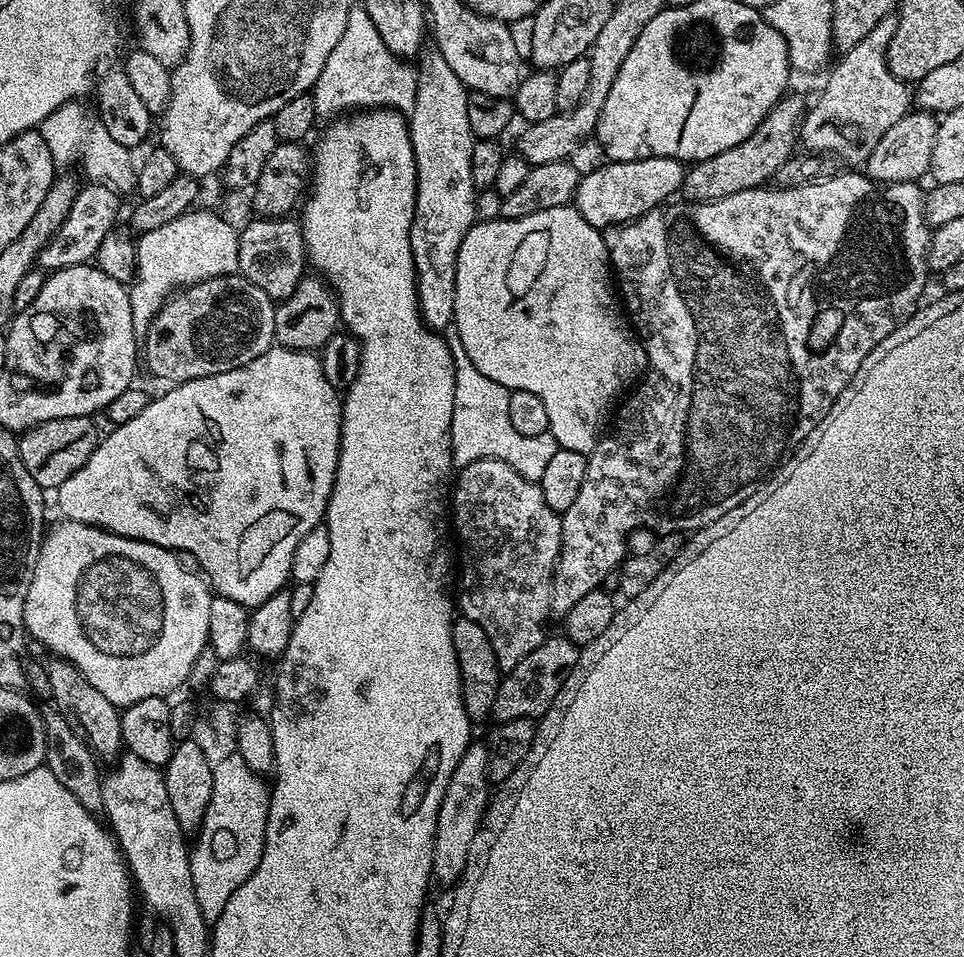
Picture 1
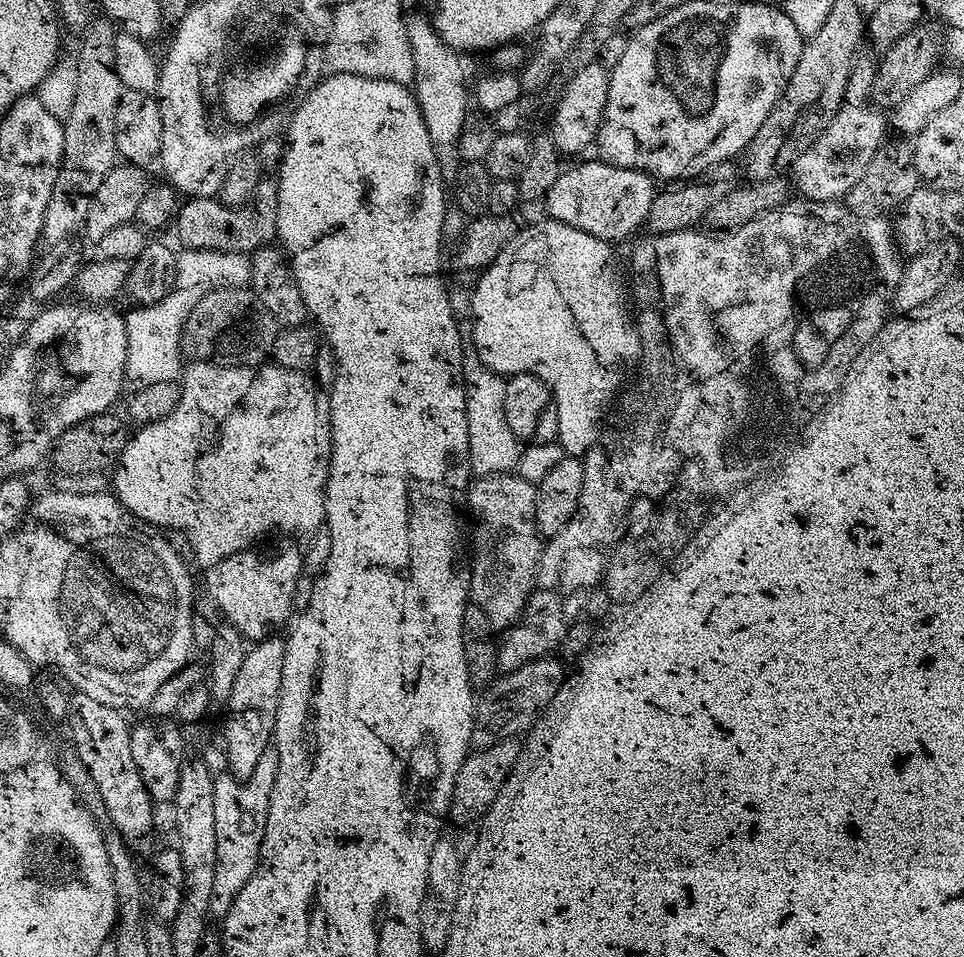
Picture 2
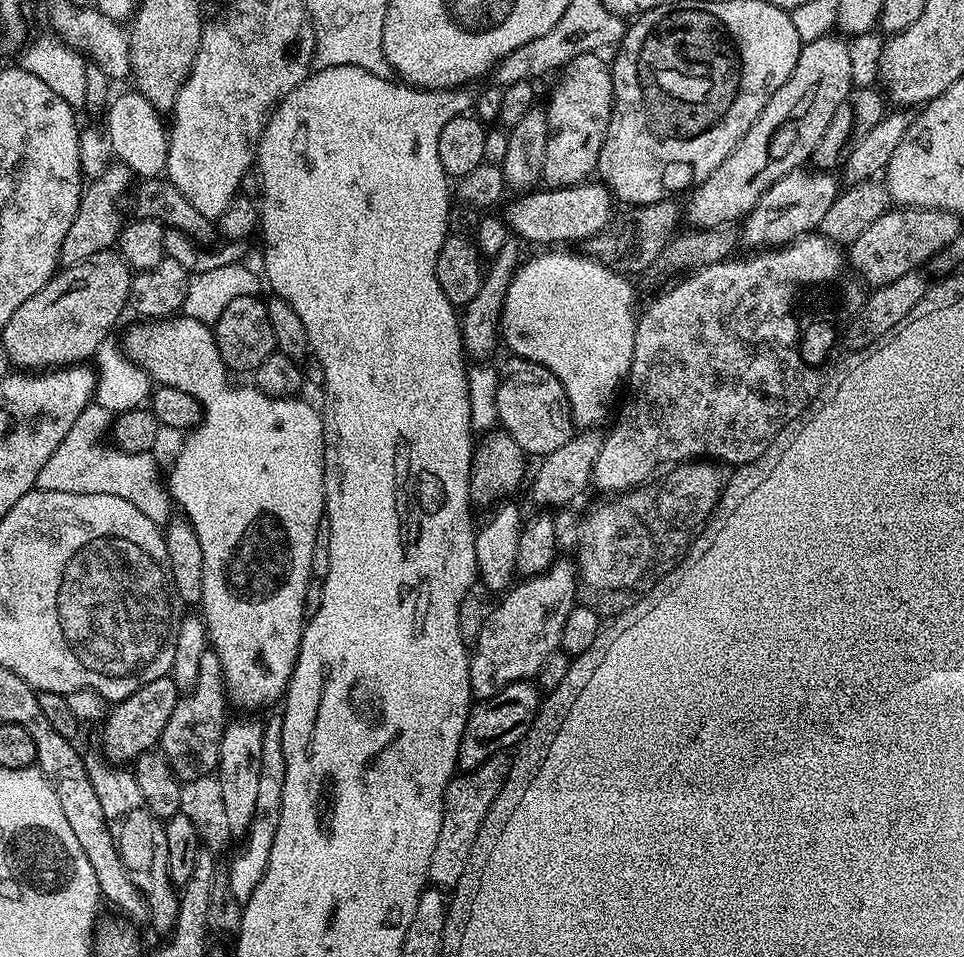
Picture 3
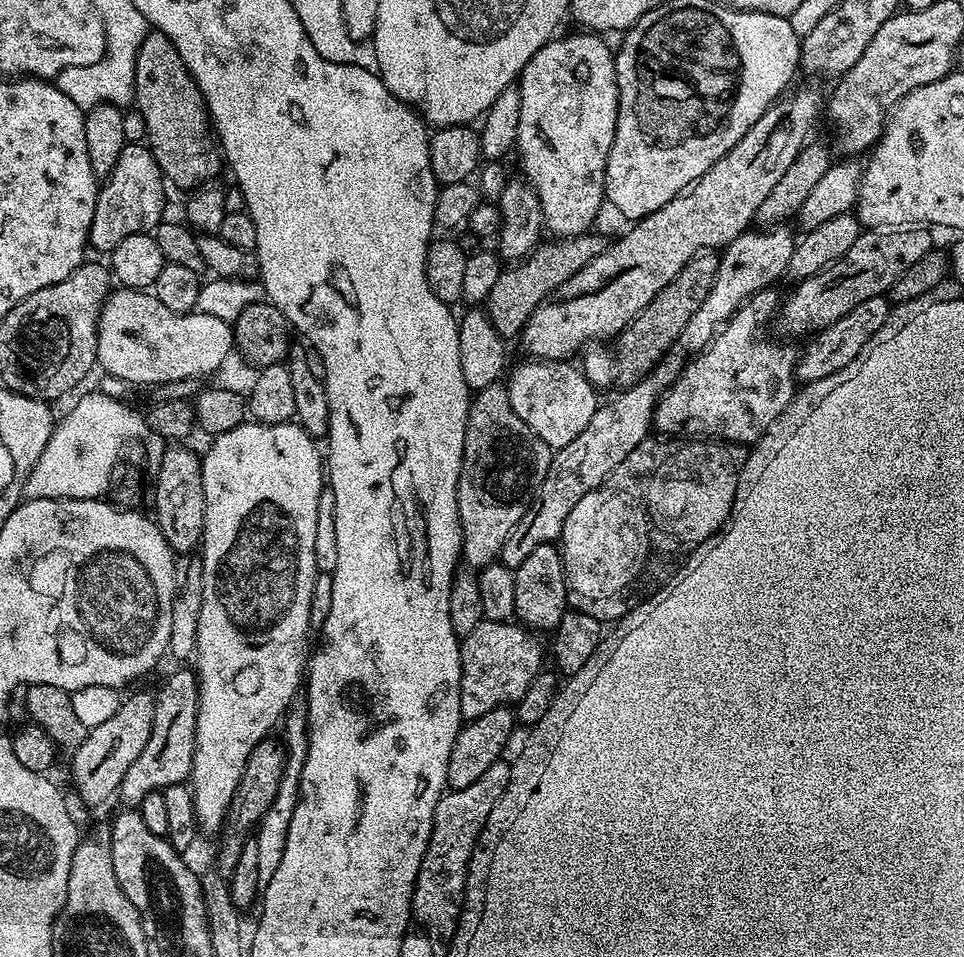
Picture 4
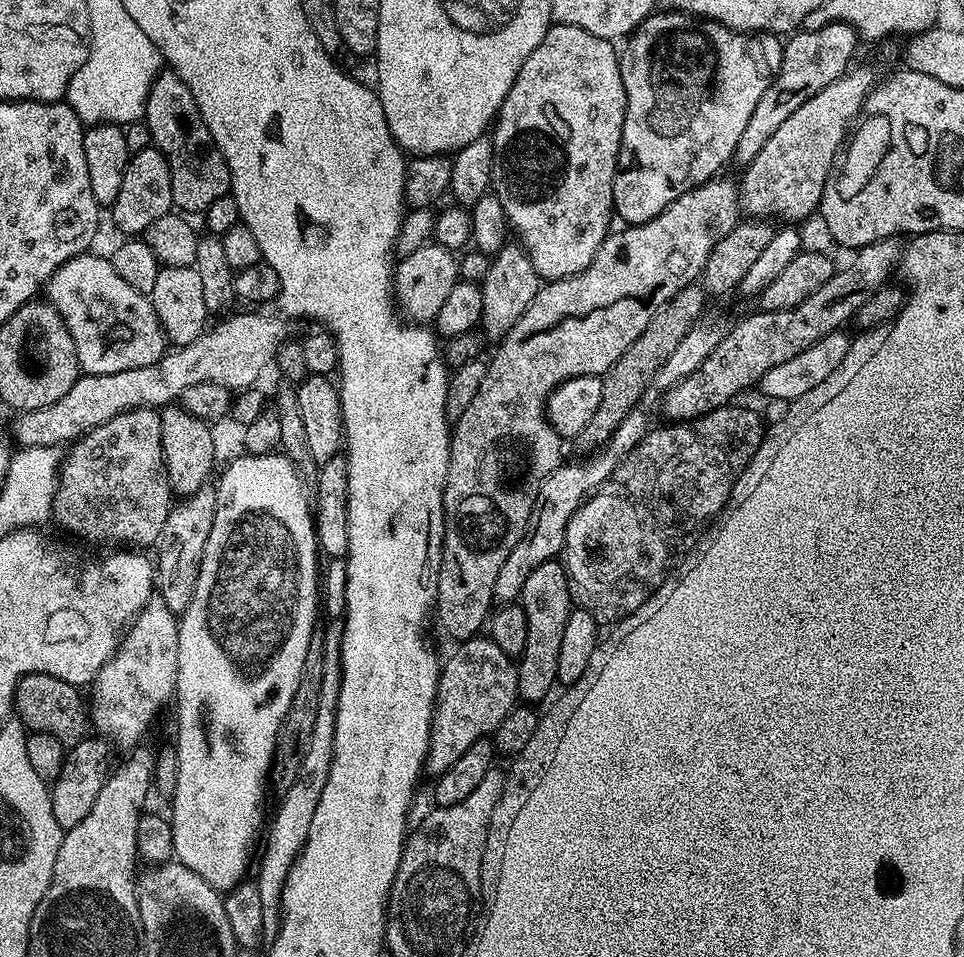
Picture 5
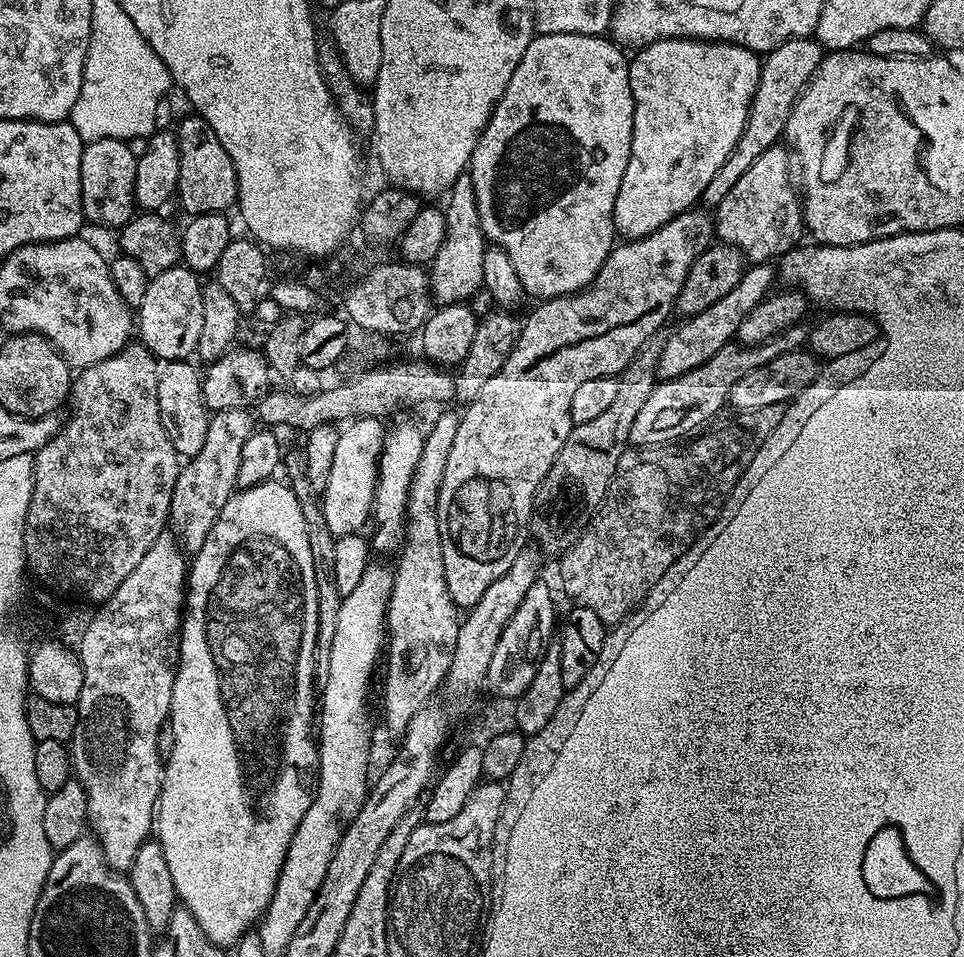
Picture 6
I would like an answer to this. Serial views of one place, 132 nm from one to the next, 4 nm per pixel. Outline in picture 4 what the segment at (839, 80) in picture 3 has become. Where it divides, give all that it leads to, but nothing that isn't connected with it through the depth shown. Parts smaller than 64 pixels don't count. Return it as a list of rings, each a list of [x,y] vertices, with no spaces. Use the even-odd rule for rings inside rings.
[[[800,88],[794,96],[785,95],[776,101],[771,108],[742,134],[742,138],[730,151],[706,170],[702,178],[690,188],[684,189],[679,196],[675,196],[666,206],[654,210],[654,214],[642,217],[635,221],[632,228],[621,240],[616,240],[605,247],[594,262],[586,262],[574,278],[566,278],[562,286],[552,291],[543,302],[530,314],[522,333],[524,348],[527,355],[542,360],[568,360],[576,351],[587,349],[597,342],[608,342],[619,337],[620,333],[645,306],[661,292],[700,252],[709,250],[723,250],[728,247],[734,238],[749,231],[750,225],[755,221],[758,206],[774,190],[774,185],[790,170],[794,158],[804,148],[809,139],[808,131],[812,123],[822,116],[822,96],[816,88]]]

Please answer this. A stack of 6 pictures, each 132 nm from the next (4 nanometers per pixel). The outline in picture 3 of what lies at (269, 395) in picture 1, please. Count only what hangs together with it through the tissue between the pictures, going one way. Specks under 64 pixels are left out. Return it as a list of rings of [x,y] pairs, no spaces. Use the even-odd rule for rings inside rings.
[[[179,315],[177,318],[165,318],[159,322],[142,324],[132,336],[129,346],[130,355],[157,385],[186,390],[199,402],[202,415],[199,424],[187,433],[188,441],[184,449],[176,456],[172,464],[172,473],[166,476],[166,492],[174,501],[175,507],[180,508],[183,515],[194,526],[198,534],[198,542],[202,542],[202,619],[208,629],[211,647],[218,654],[224,666],[224,685],[228,688],[228,699],[240,708],[264,708],[281,699],[288,690],[288,683],[300,654],[300,643],[304,638],[306,617],[304,603],[308,581],[313,579],[312,555],[316,545],[316,537],[320,534],[322,521],[325,519],[324,510],[324,418],[319,407],[316,408],[296,396],[268,396],[255,386],[239,388],[228,381],[229,369],[225,368],[216,345],[215,331],[209,325],[198,322],[189,316]]]

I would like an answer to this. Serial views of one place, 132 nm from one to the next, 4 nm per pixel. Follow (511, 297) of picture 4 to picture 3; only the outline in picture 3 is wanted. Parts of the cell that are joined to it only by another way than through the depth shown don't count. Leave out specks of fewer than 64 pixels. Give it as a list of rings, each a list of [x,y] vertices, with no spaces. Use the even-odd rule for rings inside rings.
[[[669,198],[653,204],[638,204],[627,209],[625,216],[617,215],[608,227],[583,241],[582,248],[589,256],[601,260],[616,272],[648,272],[662,254],[662,250],[677,235],[682,224],[682,208],[675,199]]]

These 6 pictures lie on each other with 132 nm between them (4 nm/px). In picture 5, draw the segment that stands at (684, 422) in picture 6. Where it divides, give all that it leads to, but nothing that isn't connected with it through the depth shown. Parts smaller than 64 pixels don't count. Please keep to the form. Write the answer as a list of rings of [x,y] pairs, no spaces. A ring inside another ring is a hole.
[[[897,237],[875,240],[872,244],[859,249],[849,268],[841,267],[806,302],[798,302],[798,306],[786,310],[765,312],[756,310],[753,316],[744,316],[736,325],[729,327],[724,333],[722,342],[714,346],[710,358],[702,362],[702,366],[694,374],[690,374],[682,382],[678,382],[663,393],[664,412],[672,422],[691,422],[699,420],[707,412],[716,408],[731,405],[739,392],[748,387],[759,385],[762,374],[794,358],[806,350],[806,346],[814,346],[826,334],[841,331],[844,323],[851,321],[856,311],[863,306],[875,292],[883,289],[888,275],[897,271],[902,244]]]

